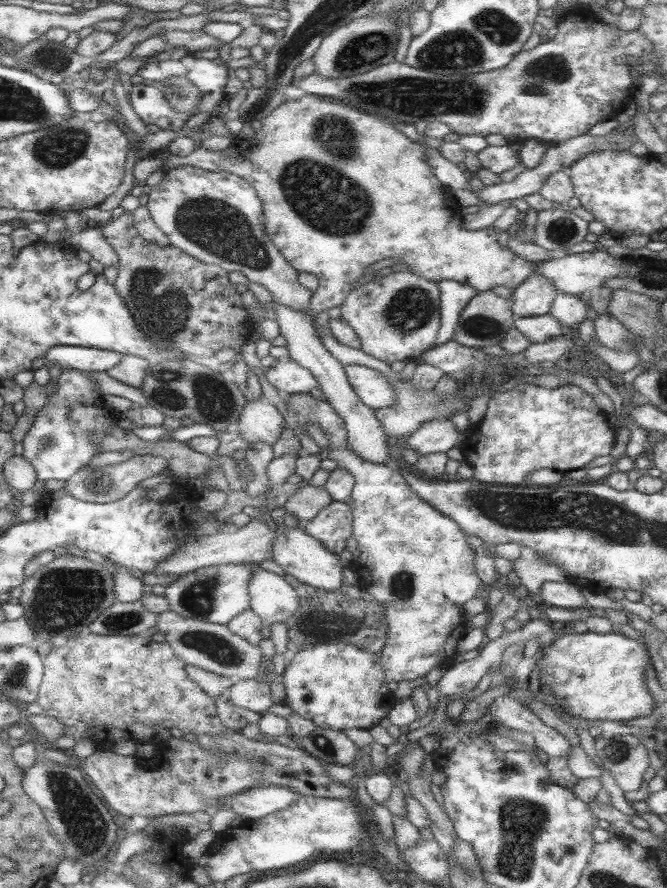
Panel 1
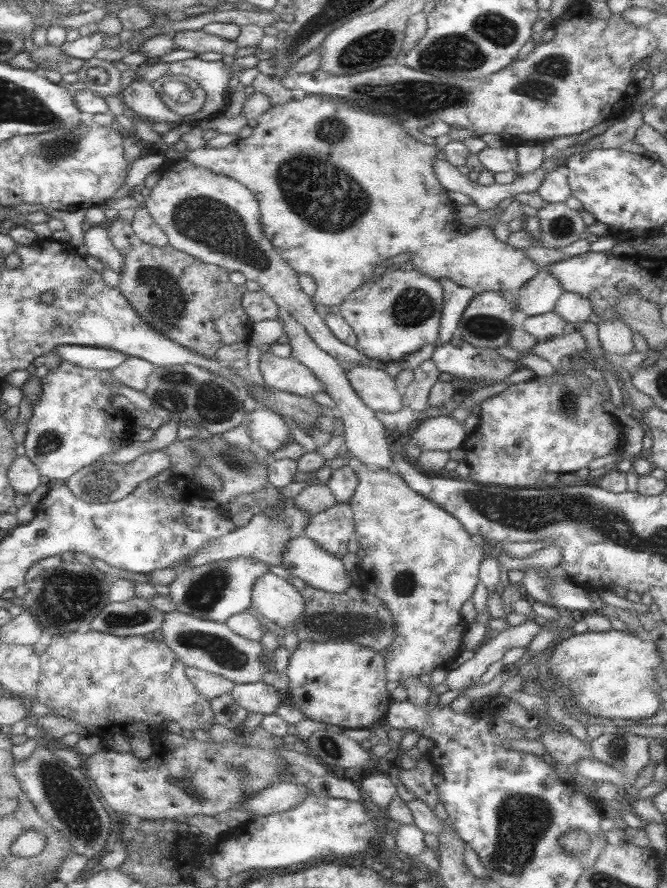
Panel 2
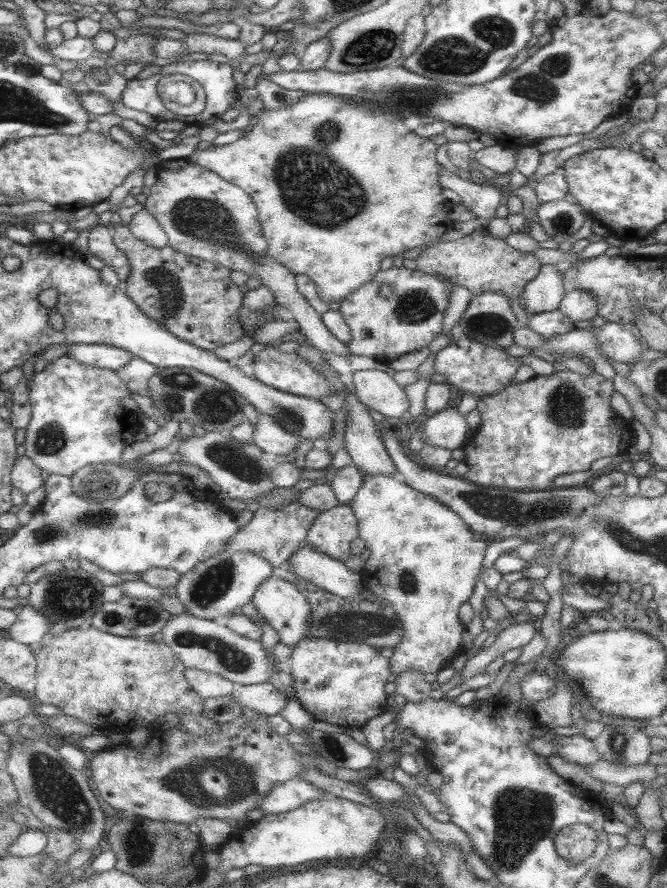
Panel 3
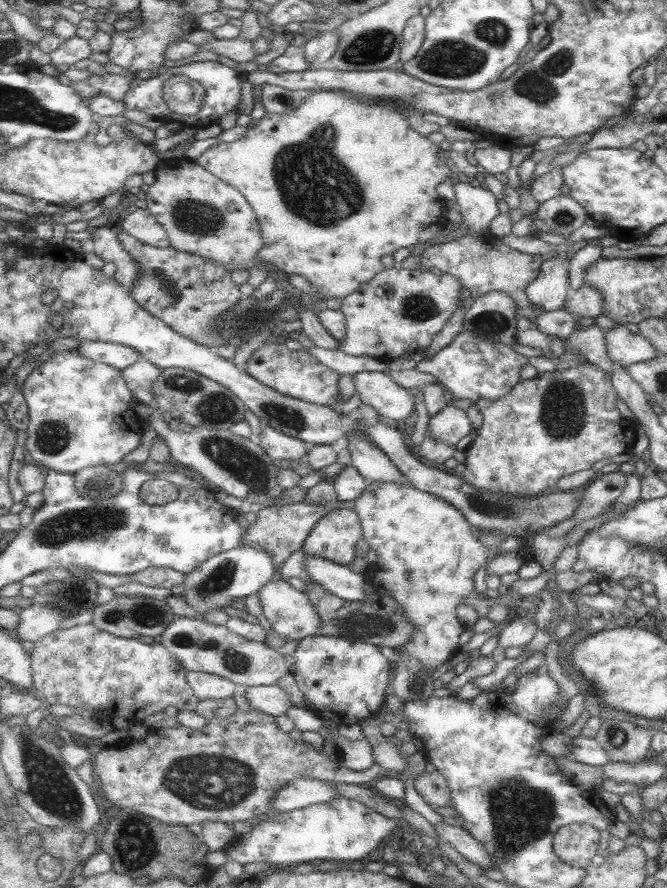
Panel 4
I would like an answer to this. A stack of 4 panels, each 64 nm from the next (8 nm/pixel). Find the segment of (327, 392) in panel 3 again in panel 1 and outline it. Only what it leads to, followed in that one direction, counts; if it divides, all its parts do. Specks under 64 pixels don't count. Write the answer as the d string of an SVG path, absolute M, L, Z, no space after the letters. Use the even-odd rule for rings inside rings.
M277 360L277 364L269 366L265 374L265 380L277 388L279 394L295 396L295 394L309 394L311 388L317 388L317 382L311 372L301 368L299 364L287 360Z

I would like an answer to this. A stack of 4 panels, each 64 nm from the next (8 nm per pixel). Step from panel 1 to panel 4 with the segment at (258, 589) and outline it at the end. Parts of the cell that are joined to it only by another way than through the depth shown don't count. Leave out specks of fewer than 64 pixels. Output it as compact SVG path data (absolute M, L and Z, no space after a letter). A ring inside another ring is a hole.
M271 578L267 584L263 584L259 588L257 598L259 598L259 608L261 608L263 618L275 630L275 634L279 638L283 638L283 642L291 642L291 640L299 642L307 636L313 636L319 630L319 618L311 606L309 598L303 592L297 592L295 588L291 588L285 580Z

